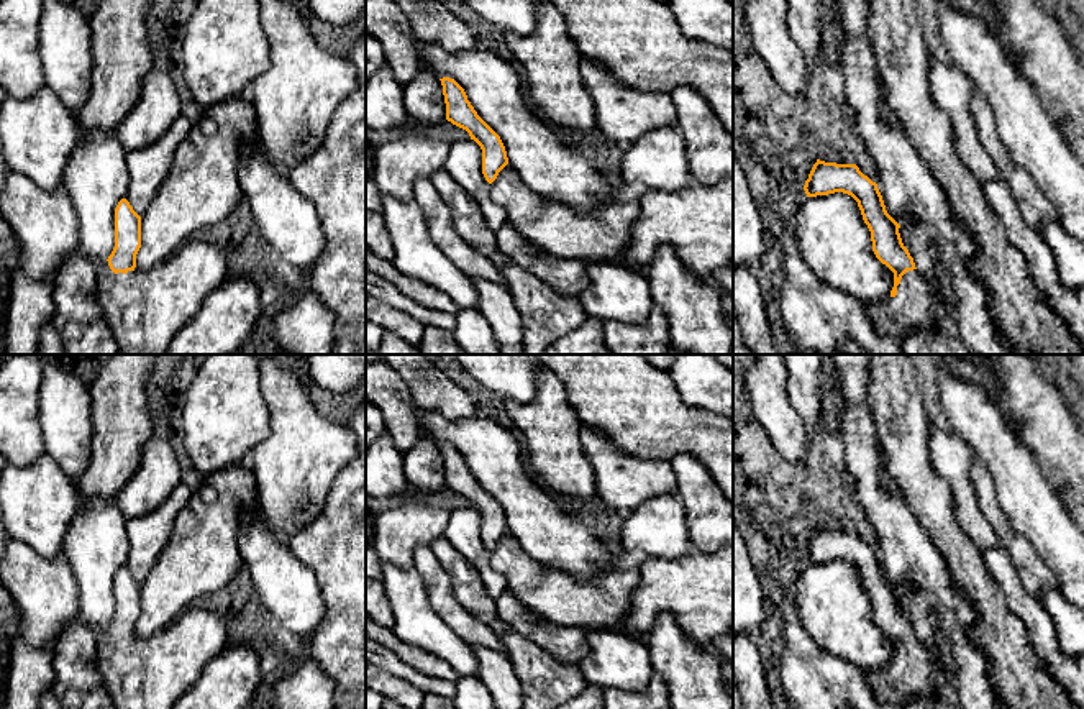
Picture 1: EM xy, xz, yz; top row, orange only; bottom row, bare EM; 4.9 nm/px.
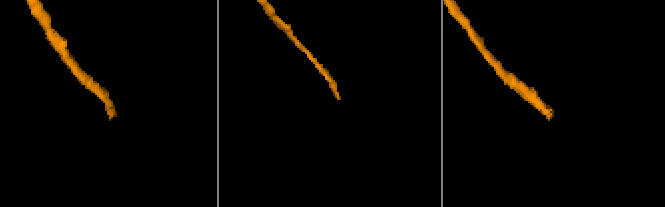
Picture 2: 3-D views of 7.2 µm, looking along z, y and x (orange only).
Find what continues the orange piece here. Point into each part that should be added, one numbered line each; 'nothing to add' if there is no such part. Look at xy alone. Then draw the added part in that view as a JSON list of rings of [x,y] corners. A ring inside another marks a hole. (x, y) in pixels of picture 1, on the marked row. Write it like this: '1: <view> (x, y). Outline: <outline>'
1: xy (145, 311). Outline: [[[194,236],[148,271],[115,274],[105,261],[97,271],[97,302],[118,343],[120,354],[167,354],[174,336],[197,315],[207,295],[225,281],[223,249]]]

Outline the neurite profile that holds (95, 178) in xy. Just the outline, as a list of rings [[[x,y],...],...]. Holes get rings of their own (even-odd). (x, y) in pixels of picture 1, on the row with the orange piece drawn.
[[[77,125],[62,187],[79,217],[77,253],[102,266],[115,248],[115,208],[126,197],[126,153],[113,133]]]

